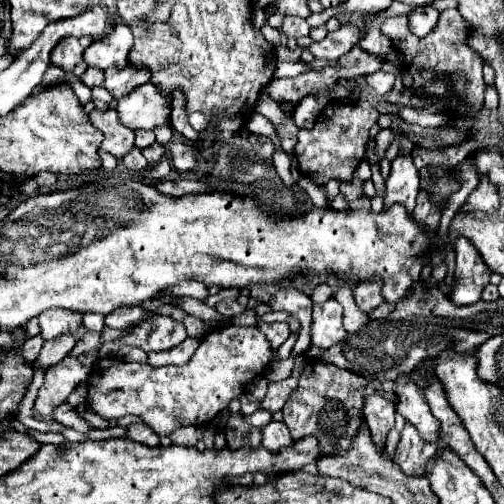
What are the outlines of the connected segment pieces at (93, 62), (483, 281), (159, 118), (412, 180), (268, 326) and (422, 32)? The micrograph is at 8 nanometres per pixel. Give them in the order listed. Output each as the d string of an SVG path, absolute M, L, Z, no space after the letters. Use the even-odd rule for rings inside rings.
M117 23L109 35L93 41L85 49L83 61L89 67L97 67L97 69L103 69L103 71L107 67L123 69L127 65L127 55L129 55L131 45L133 45L131 31L125 25Z
M457 237L453 245L457 253L457 281L451 301L455 305L477 303L481 299L483 287L489 283L491 271L487 269L487 263L483 261L475 245L471 245L471 241L465 241L465 237Z
M145 83L141 87L137 87L135 91L131 91L127 97L121 97L117 103L117 113L119 113L119 121L129 127L129 129L155 129L161 125L167 125L169 121L169 113L171 113L171 105L167 101L165 95L161 95L155 85Z
M399 155L391 163L391 175L387 179L387 195L383 209L401 203L405 205L407 213L413 213L417 193L419 193L419 171L415 169L409 155Z
M274 322L274 323L259 323L257 325L259 329L263 329L263 333L265 333L265 337L269 339L269 343L271 343L272 353L272 361L278 361L277 350L281 343L284 343L291 331L287 322Z
M419 7L413 13L409 13L407 19L409 19L411 33L415 33L417 37L425 37L437 25L439 11L435 7Z

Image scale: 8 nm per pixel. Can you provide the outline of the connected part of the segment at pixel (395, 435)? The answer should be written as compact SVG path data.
M395 428L391 429L389 434L387 435L385 452L387 454L388 459L390 459L391 461L393 461L400 438L400 432L398 432Z

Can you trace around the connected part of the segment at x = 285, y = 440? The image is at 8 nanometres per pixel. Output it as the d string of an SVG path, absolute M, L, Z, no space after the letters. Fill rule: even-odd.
M271 421L269 425L263 427L263 447L269 449L271 453L279 453L283 447L291 447L291 445L293 445L293 439L283 421L281 423Z

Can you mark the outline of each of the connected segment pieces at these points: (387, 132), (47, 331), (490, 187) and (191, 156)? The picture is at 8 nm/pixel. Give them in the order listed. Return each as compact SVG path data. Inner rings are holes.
M381 129L379 131L379 135L377 135L377 139L375 139L375 153L377 153L377 161L381 161L383 157L385 157L385 151L387 151L387 147L393 143L393 137L395 137L395 133L391 131L391 129Z
M47 309L39 315L41 335L49 341L63 333L73 333L83 319L83 313L71 313L65 309Z
M481 177L477 189L469 195L469 199L463 203L461 211L463 213L475 213L475 211L483 211L483 213L491 213L499 207L499 195L495 191L495 185L489 181L489 177Z
M187 141L183 143L169 143L169 153L173 159L173 169L177 173L189 173L195 169L195 157L199 149L191 147Z

